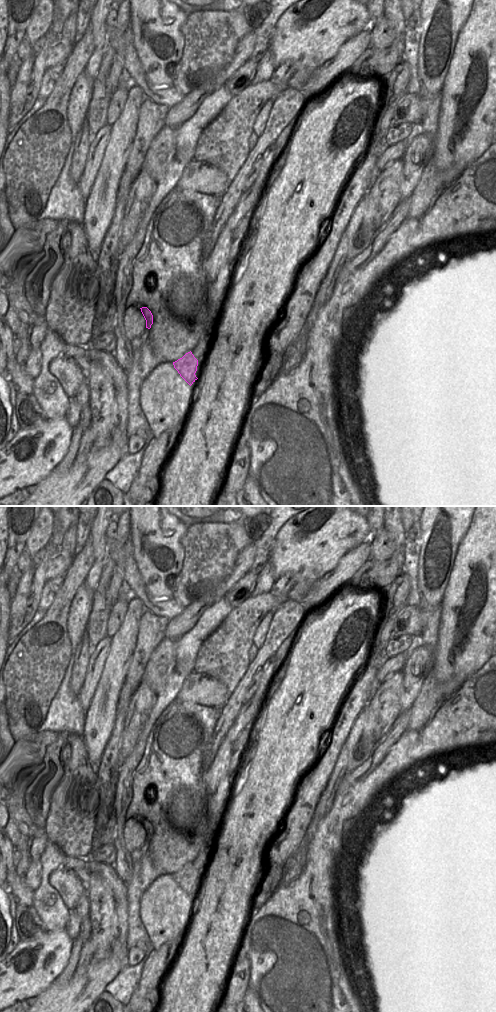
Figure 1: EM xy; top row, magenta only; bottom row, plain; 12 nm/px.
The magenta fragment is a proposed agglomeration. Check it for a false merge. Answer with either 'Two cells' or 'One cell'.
Two cells.

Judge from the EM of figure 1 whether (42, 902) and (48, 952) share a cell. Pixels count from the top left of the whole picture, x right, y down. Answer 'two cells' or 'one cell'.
two cells

